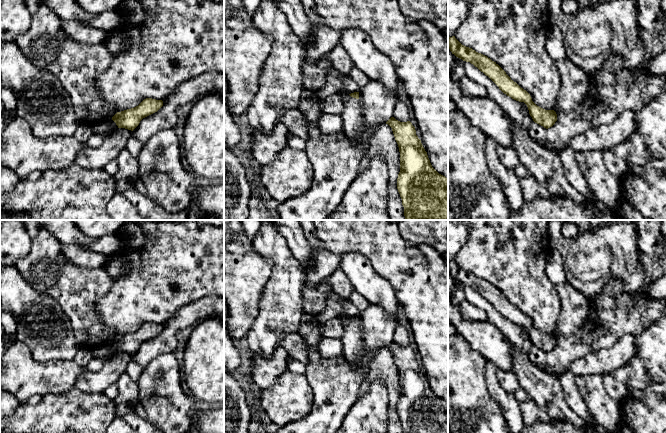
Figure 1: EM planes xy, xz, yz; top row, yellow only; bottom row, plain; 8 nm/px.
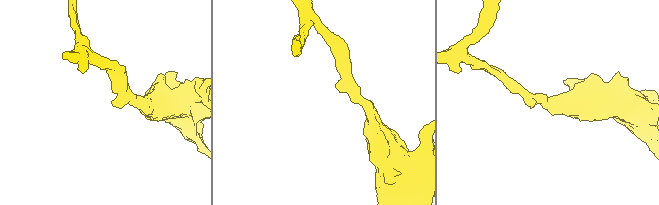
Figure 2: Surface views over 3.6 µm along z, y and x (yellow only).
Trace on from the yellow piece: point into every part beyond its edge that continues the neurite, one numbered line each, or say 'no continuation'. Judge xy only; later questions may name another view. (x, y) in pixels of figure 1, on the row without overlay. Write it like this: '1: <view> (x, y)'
no continuation

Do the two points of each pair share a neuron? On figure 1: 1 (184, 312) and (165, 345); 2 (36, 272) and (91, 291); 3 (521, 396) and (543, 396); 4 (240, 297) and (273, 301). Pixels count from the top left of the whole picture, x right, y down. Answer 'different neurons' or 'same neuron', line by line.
1: same neuron
2: same neuron
3: different neurons
4: different neurons

